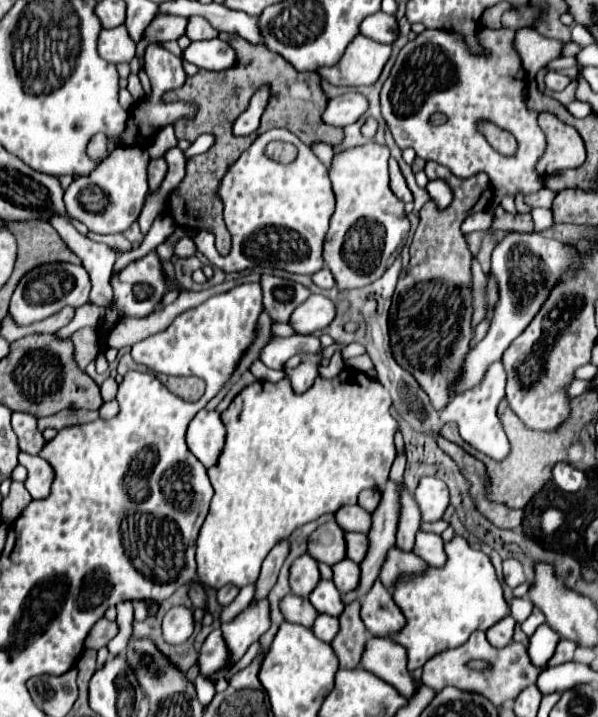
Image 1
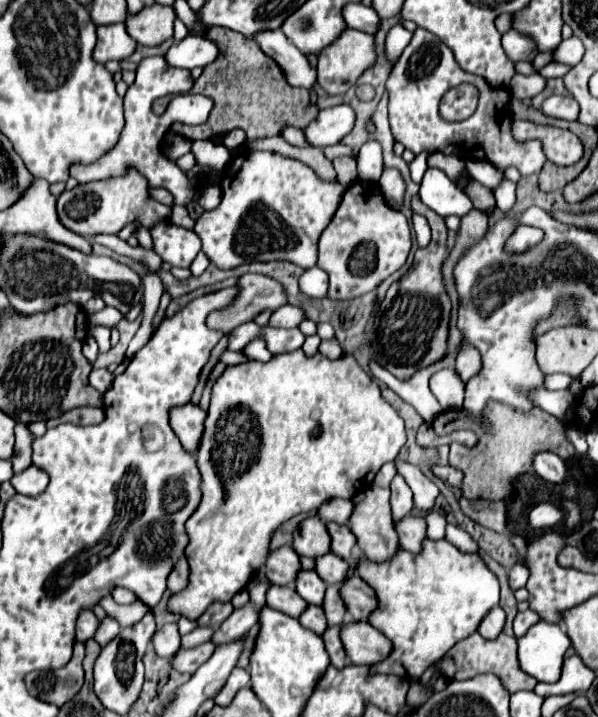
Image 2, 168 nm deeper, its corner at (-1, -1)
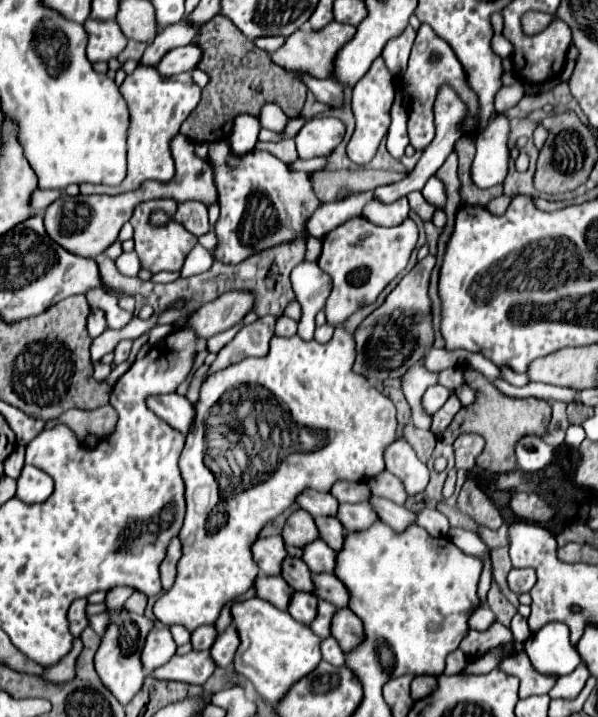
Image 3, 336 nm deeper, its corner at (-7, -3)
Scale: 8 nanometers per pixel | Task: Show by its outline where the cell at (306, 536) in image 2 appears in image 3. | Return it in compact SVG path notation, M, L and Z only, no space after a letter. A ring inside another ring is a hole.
M296 509L288 517L288 521L282 529L282 539L286 545L294 545L294 547L304 547L312 539L318 539L318 531L316 531L316 525L314 525L314 519L310 517L310 513Z

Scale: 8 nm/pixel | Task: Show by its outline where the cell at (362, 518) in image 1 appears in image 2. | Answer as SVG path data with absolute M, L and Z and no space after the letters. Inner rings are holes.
M332 499L332 501L324 503L324 507L320 507L318 517L322 521L326 521L326 523L334 521L338 525L346 525L350 521L352 511L354 511L352 501L348 501L348 499Z

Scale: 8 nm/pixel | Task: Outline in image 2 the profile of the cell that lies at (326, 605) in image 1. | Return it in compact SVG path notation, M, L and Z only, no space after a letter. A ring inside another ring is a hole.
M300 571L298 579L296 579L296 591L310 605L318 605L320 607L324 603L326 583L320 579L320 575L316 571Z

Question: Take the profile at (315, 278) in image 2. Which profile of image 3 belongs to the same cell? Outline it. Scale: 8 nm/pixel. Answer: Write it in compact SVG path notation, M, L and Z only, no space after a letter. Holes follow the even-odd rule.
M302 261L298 267L292 269L290 281L296 301L302 307L302 317L298 321L298 335L310 341L314 337L314 317L326 305L326 299L332 291L332 279L330 275L322 273L318 263Z

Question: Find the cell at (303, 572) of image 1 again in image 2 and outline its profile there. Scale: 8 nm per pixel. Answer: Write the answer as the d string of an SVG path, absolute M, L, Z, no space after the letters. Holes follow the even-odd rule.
M282 547L268 555L268 563L264 565L268 579L274 585L294 585L300 573L300 555L292 547Z

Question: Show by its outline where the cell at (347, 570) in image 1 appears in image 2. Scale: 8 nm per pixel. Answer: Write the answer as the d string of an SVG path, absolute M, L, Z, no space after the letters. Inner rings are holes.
M328 553L320 559L316 559L316 573L324 579L324 583L332 585L332 583L342 583L346 579L346 571L348 571L348 563L344 559L340 559L334 553Z

